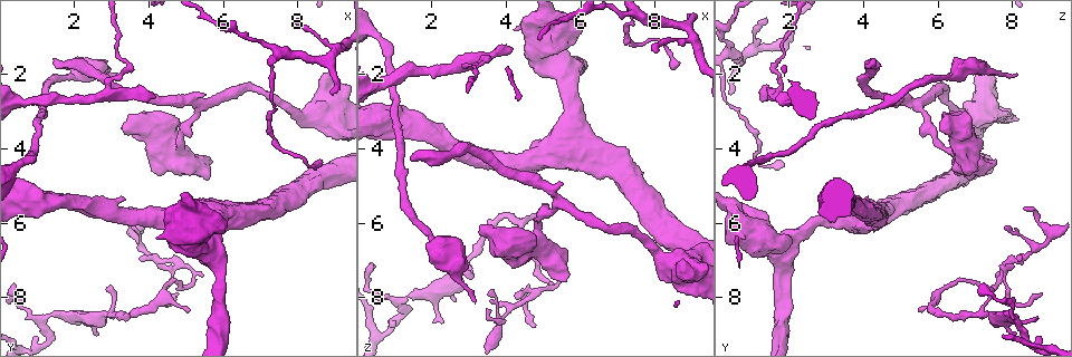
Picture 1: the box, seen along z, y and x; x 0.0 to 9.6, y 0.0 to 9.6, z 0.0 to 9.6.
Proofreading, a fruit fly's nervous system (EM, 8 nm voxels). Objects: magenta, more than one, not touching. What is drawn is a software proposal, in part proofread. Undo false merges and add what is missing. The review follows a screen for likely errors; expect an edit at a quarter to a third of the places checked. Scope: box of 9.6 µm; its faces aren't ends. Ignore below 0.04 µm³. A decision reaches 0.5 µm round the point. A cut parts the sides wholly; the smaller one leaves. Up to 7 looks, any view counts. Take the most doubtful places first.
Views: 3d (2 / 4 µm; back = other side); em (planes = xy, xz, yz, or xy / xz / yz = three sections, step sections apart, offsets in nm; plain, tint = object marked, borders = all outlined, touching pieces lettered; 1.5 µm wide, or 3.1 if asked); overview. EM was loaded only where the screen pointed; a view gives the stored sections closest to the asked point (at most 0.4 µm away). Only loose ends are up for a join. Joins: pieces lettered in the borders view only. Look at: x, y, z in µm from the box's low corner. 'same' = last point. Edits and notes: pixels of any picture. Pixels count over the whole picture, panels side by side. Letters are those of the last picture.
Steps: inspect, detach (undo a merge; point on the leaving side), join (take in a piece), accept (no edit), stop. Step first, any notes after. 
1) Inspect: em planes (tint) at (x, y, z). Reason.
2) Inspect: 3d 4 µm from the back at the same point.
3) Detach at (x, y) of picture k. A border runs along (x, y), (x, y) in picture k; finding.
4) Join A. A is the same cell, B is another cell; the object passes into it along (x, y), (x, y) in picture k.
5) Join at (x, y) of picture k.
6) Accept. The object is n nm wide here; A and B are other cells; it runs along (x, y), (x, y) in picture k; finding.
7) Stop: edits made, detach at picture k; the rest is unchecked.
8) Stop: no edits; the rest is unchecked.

Inspect: em planes (borders) at (1.50, 1.65, 4.30). Free end.

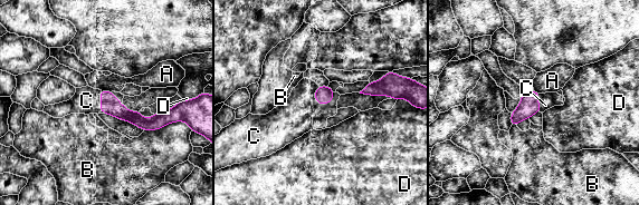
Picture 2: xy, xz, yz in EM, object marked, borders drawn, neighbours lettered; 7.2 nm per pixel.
Join C. The object is 130 nm wide here; the longest contact is with B, 280 nm; C is the same cell, A, B and D are other cells; it goes on there.

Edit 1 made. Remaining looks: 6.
Inspect: em yz step 4 (borders) at (4.15, 2.65, 1.25). Free end.

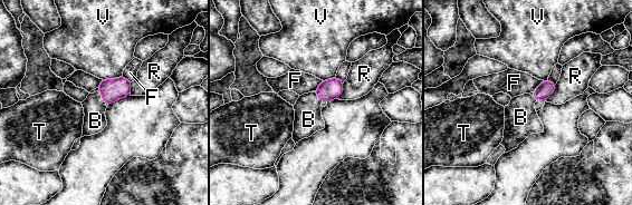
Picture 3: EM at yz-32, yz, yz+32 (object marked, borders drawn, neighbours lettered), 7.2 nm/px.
Inspect: em xy step 4 (borders) at the same point.

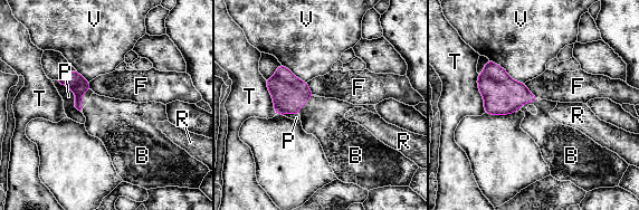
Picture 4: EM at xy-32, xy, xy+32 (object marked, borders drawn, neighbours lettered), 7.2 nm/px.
Join B. B is the same cell, F, P, R, T and V are other cells; the object passes into it along (289, 94), (307, 99), (323, 117) in picture 4; the cell continues.

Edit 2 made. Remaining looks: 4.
Stop: edits made, join at picture 2, join at picture 4; the rest is unchecked.

